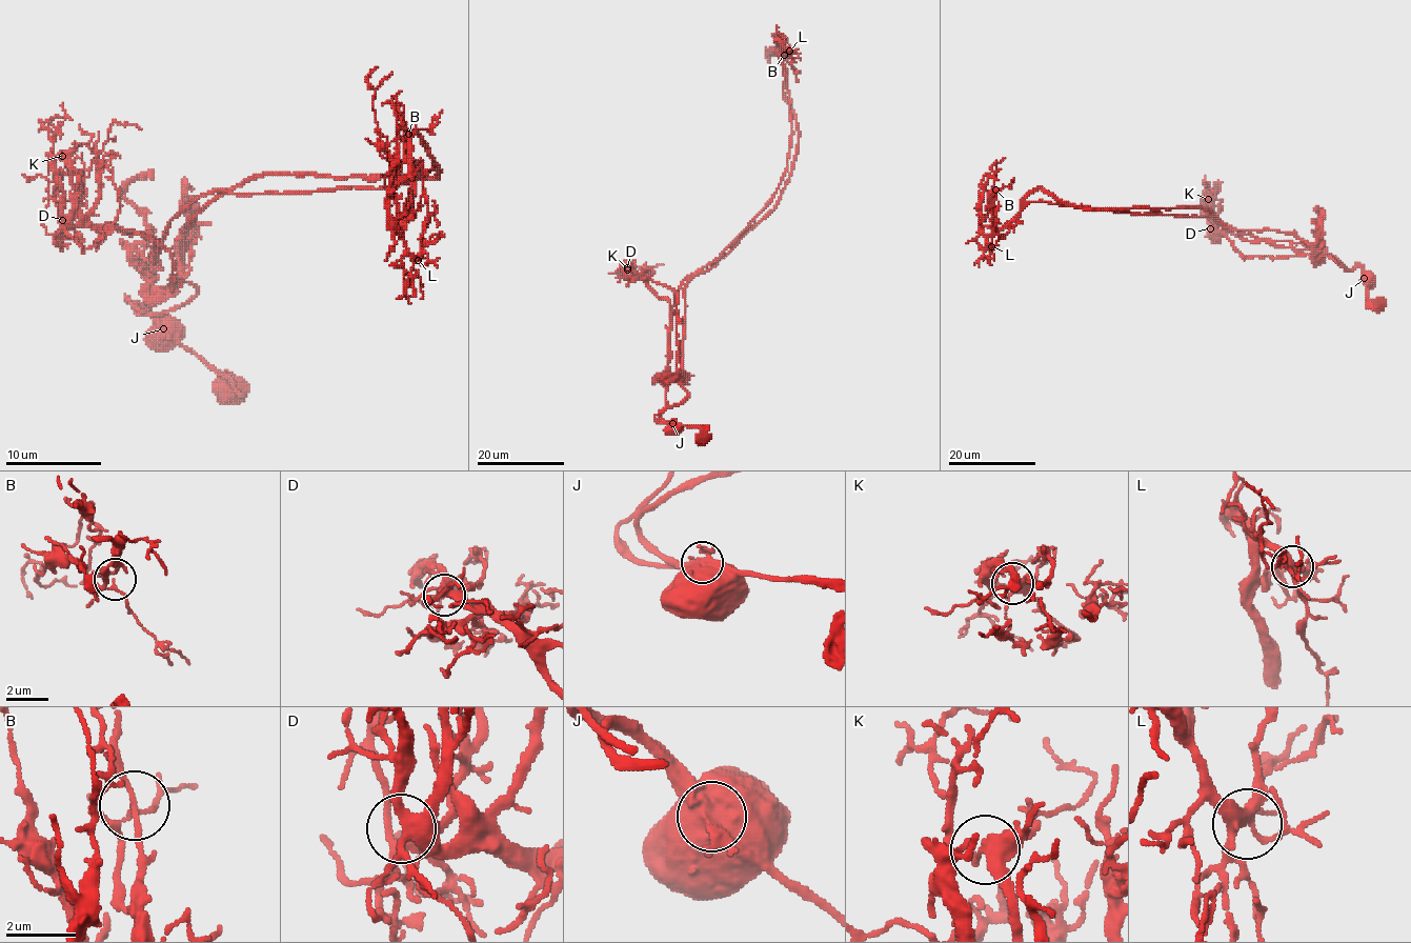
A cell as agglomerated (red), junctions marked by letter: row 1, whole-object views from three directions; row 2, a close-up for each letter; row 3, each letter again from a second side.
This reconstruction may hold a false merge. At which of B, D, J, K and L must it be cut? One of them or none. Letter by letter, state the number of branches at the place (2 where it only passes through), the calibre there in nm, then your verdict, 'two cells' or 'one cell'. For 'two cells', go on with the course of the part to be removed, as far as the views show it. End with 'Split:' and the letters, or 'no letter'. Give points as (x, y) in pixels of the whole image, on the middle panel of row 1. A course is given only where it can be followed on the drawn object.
B: 5 | 120 nm | one cell
D: 6 | 360 nm | one cell
J: 4 | 650 nm | two cells | (672, 423), (660, 416), (687, 396), (677, 379), (677, 294), (623, 264), (620, 274), (631, 281)
K: 5 | 360 nm | one cell
L: 6 | 360 nm | one cell
Split: J

